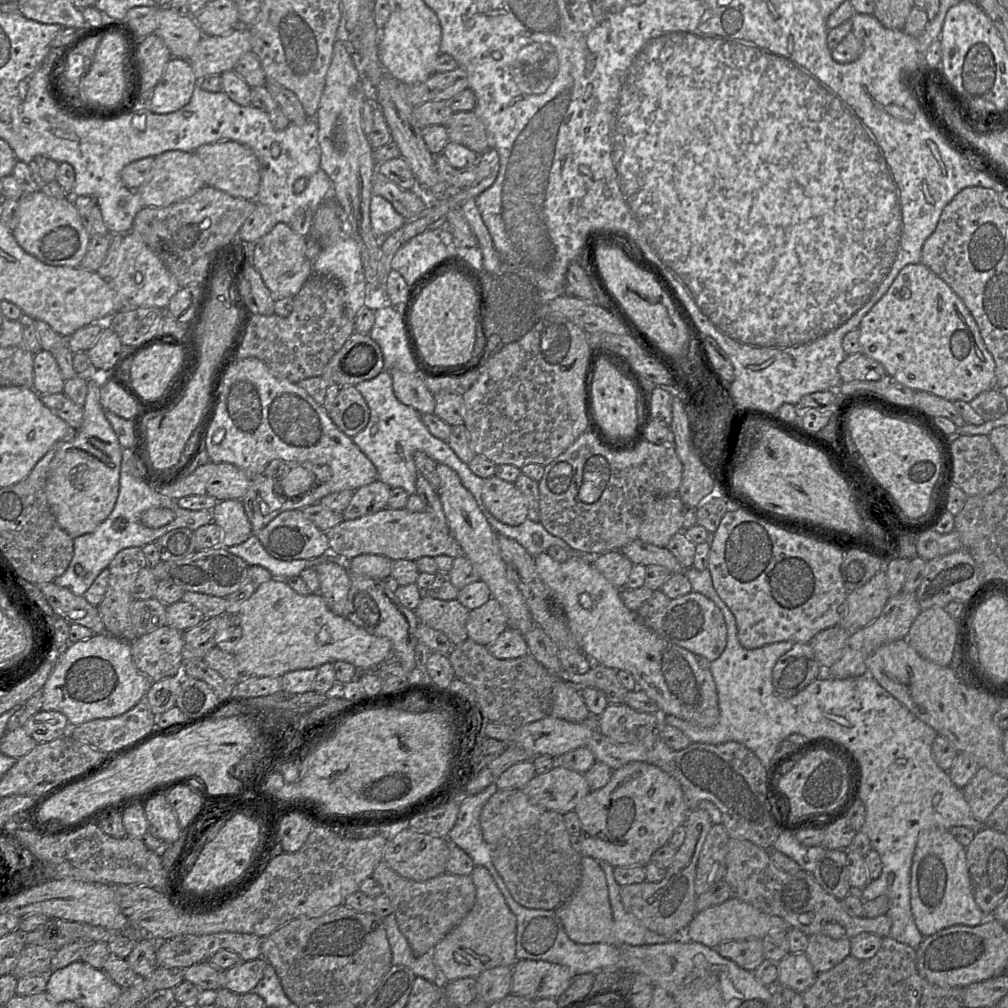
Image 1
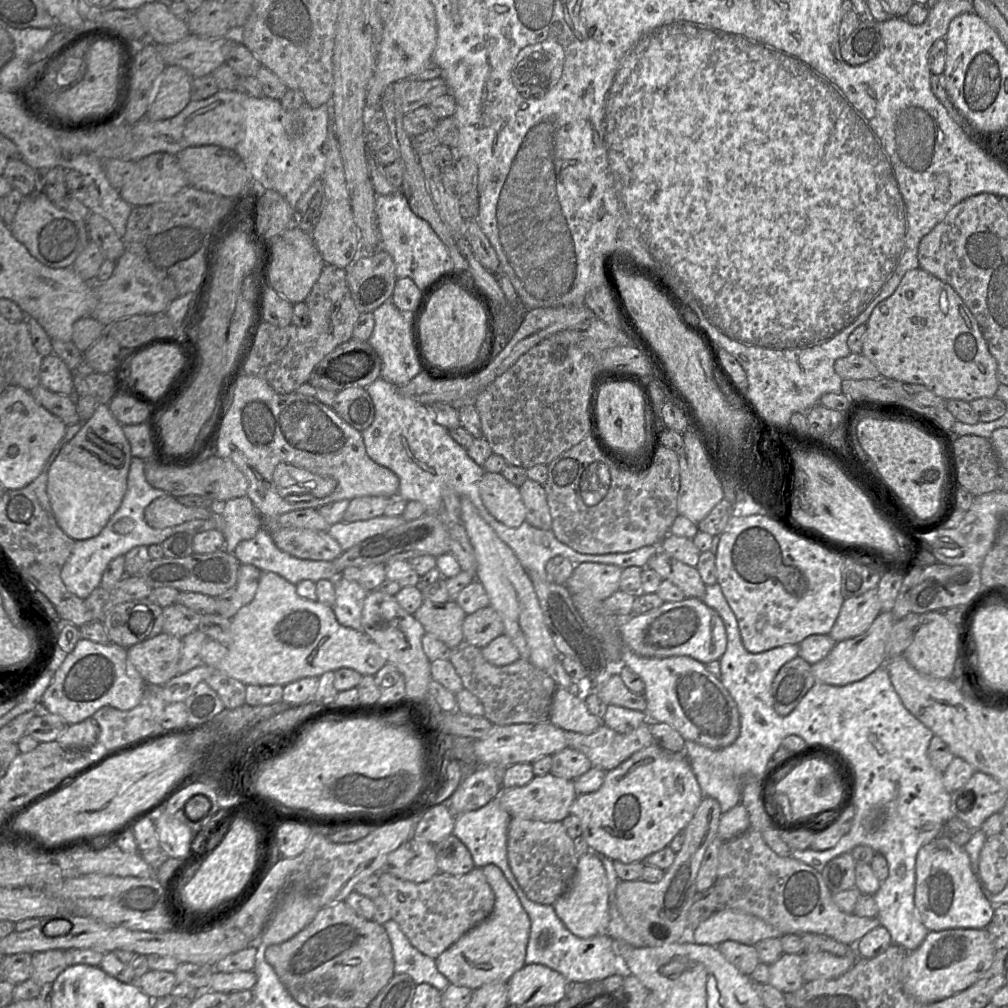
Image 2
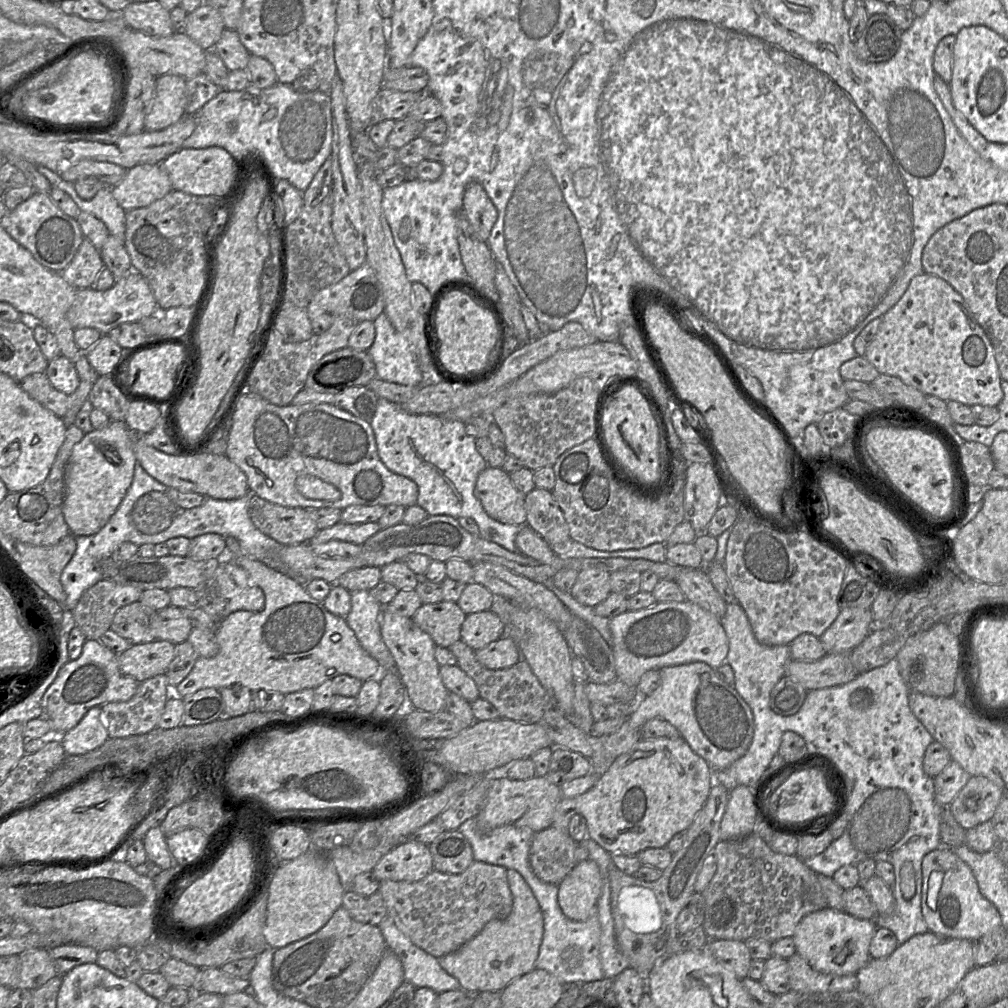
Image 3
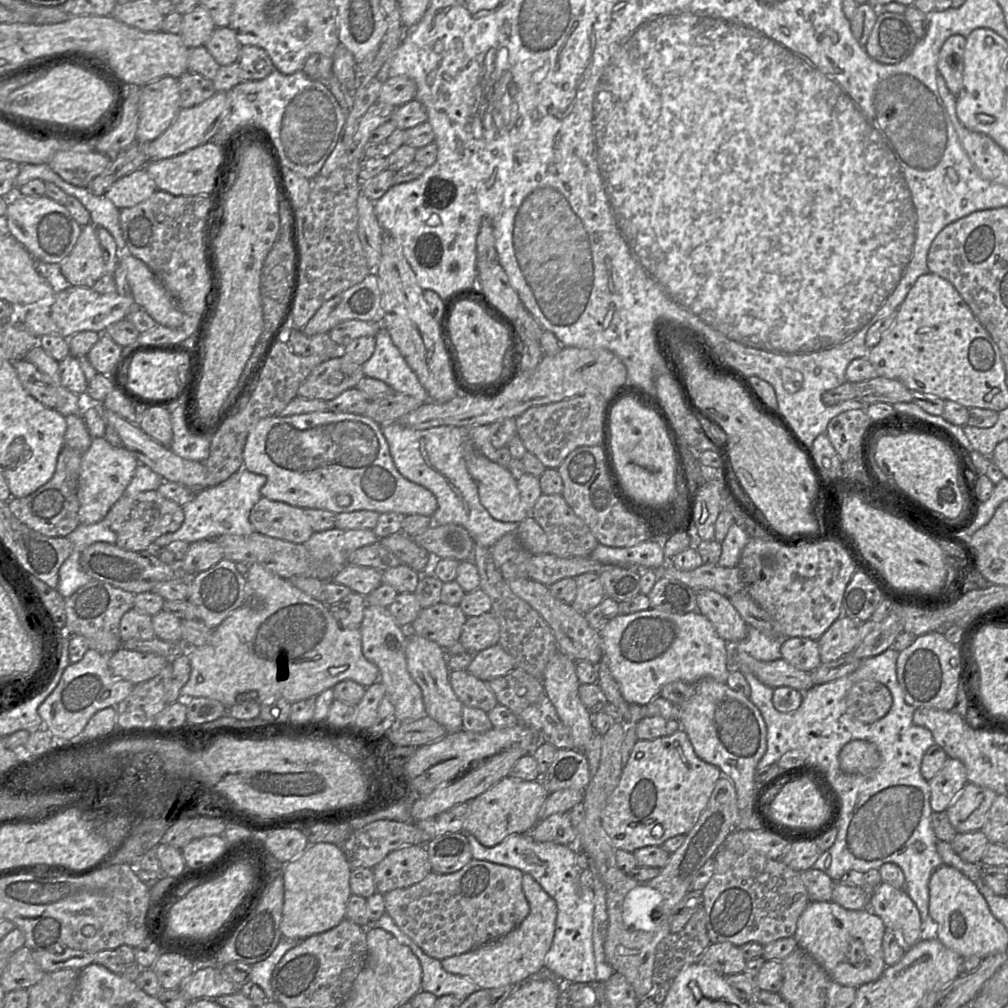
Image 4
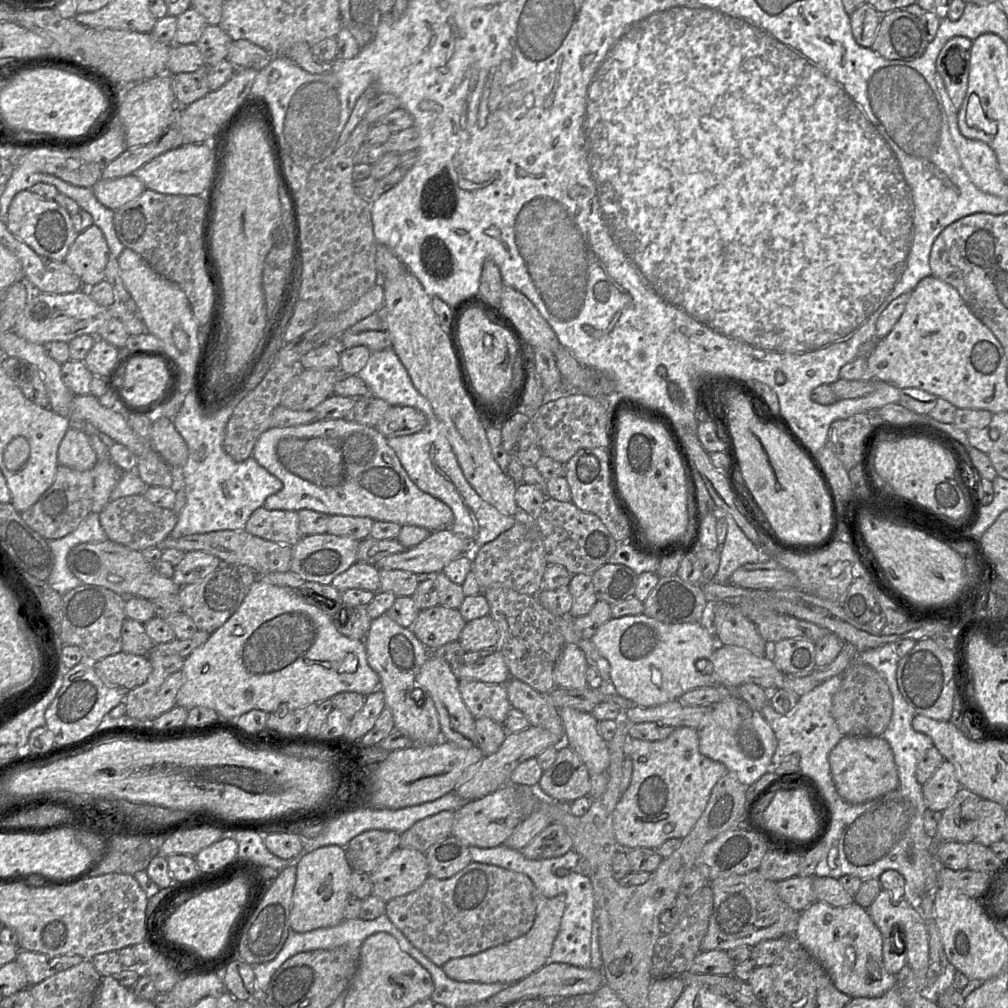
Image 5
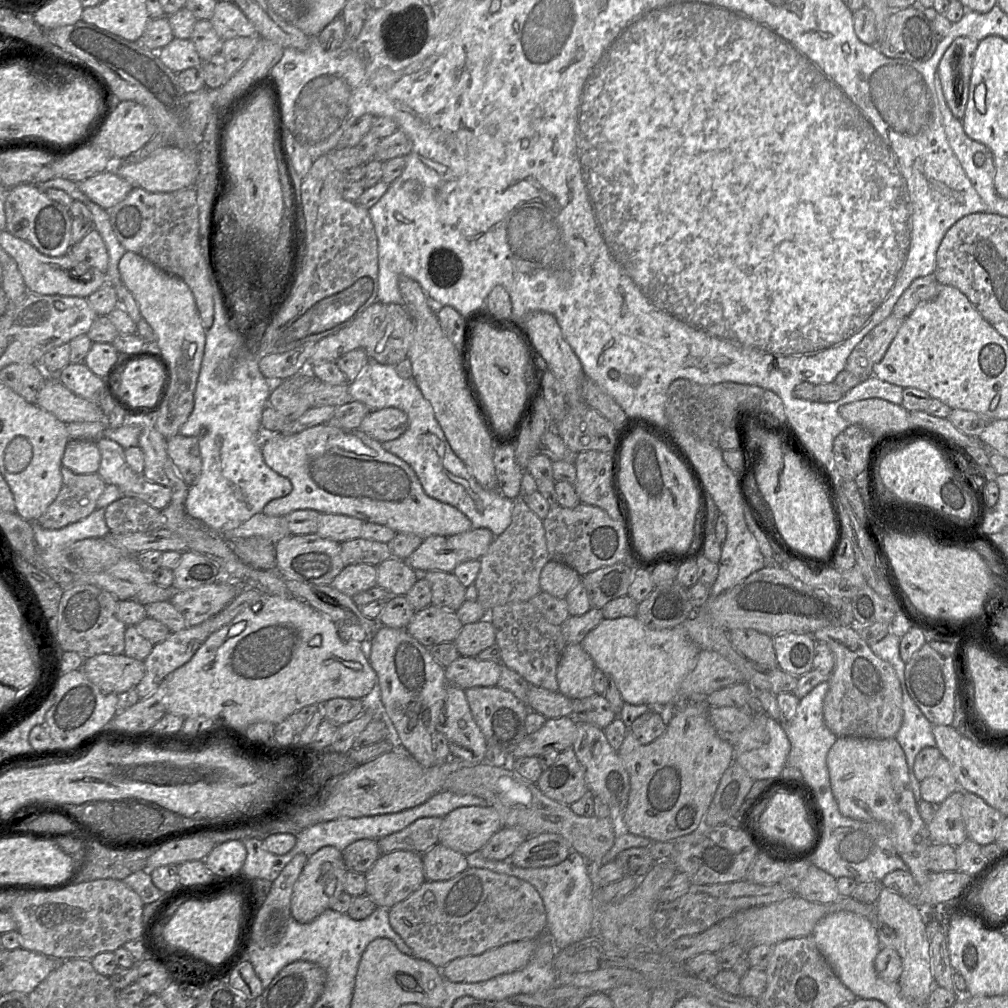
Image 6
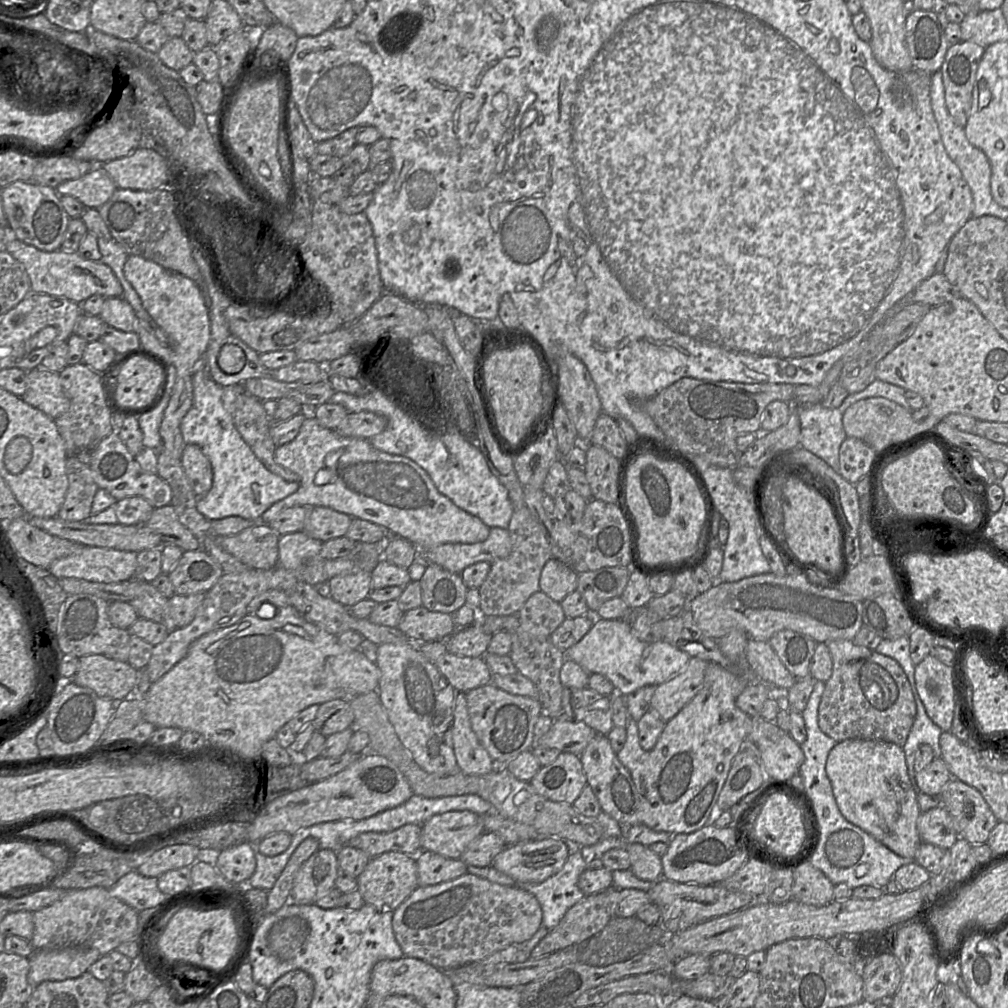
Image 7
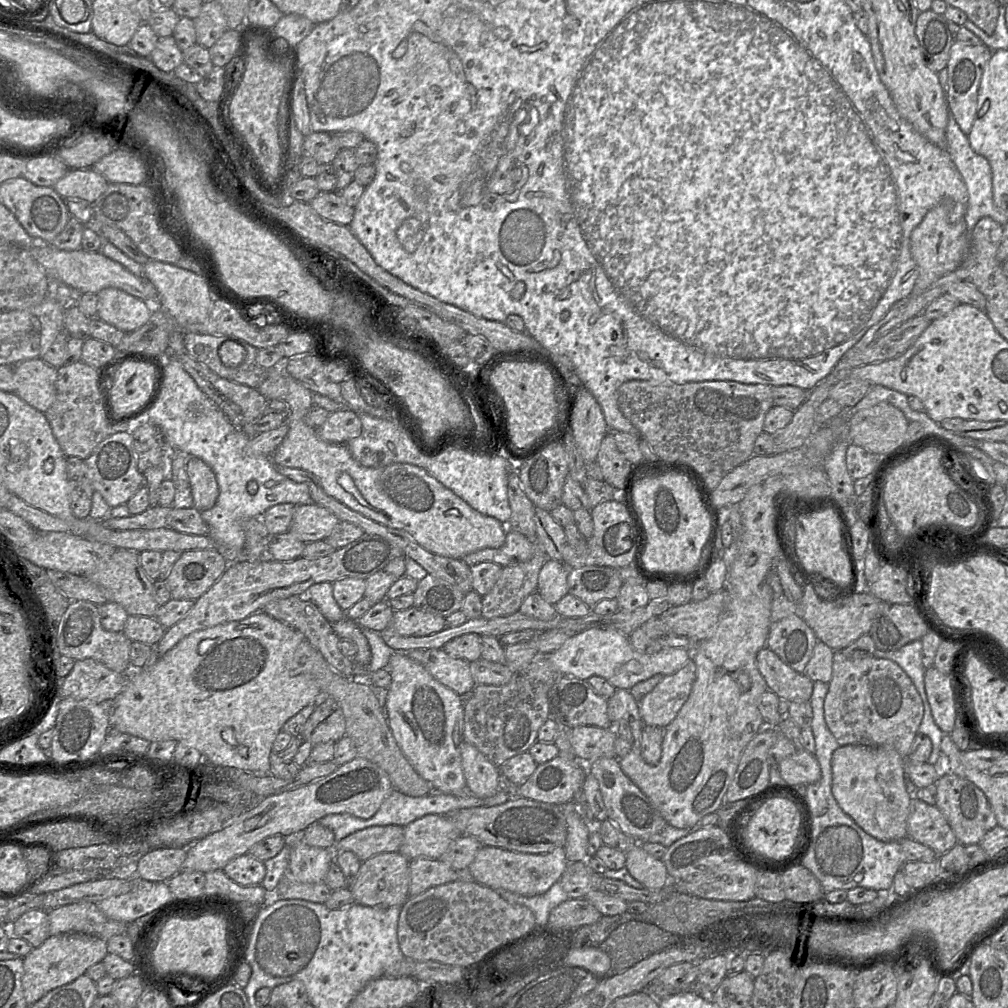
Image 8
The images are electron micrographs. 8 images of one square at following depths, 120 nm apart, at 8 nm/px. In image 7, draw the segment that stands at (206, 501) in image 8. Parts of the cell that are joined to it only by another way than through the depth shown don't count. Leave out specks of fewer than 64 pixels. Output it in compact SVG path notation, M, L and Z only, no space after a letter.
M185 444L180 461L196 497L205 496L212 487L213 471L201 447Z

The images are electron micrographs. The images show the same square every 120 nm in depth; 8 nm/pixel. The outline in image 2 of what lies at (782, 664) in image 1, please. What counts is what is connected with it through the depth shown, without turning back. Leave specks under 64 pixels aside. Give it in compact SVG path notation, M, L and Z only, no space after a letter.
M802 657L785 663L772 682L774 710L781 716L790 714L815 683L811 664Z

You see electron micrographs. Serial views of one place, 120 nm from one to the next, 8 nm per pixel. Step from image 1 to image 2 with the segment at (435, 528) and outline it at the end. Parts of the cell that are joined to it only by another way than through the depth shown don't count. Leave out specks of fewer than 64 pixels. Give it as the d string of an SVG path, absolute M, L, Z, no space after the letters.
M382 515L355 522L345 522L343 520L330 525L327 533L339 543L344 552L368 538L382 534L405 522L407 521L402 515L393 517Z

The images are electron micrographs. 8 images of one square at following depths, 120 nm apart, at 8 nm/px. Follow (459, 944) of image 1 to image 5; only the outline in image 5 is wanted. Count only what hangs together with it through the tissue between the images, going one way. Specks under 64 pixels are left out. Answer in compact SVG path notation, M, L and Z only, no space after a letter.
M534 889L533 901L536 907L535 919L526 934L474 955L450 959L441 967L444 973L459 982L513 984L546 965L560 929L561 918L565 910L565 896L547 898Z

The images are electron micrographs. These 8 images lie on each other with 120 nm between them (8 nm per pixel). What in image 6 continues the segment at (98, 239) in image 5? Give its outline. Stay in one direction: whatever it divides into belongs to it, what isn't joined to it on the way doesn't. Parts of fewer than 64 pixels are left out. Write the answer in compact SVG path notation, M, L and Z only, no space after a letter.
M95 229L88 232L78 243L73 244L67 254L73 260L107 273L109 262L107 248Z

